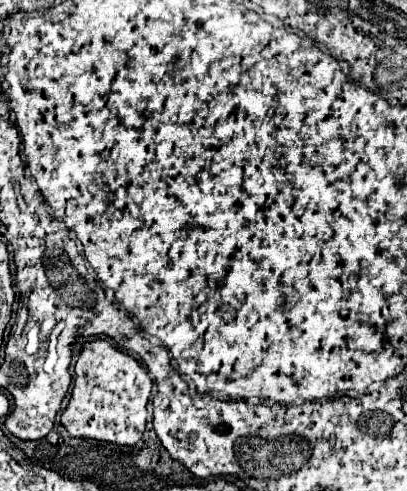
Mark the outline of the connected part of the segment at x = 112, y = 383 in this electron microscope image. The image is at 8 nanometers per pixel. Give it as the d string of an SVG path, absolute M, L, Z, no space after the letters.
M106 340L86 342L76 360L76 378L68 408L62 412L62 426L70 436L94 438L120 446L134 446L147 424L147 404L152 380L146 370L130 356L116 350Z

